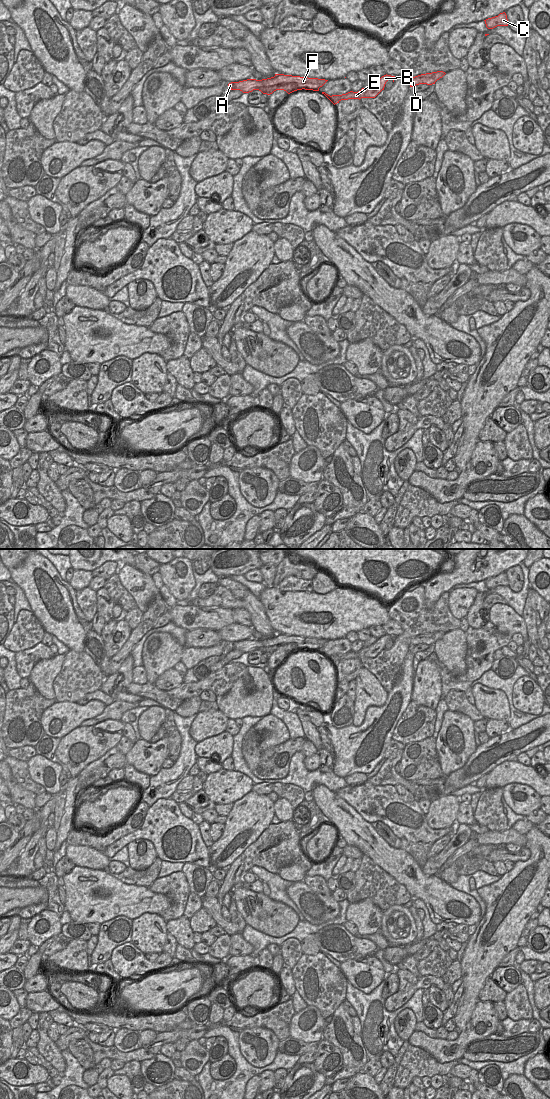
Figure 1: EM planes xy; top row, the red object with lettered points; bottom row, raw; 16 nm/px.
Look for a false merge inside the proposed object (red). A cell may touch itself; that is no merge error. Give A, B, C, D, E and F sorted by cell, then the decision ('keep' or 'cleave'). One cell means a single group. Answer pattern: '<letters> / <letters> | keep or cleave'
A F / B C D E | cleave

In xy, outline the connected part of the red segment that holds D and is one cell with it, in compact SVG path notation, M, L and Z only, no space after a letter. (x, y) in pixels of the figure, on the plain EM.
M437 631L432 633L421 634L411 638L410 647L419 645L419 644L427 644L432 645L435 644L437 640L442 638L446 633L443 631Z

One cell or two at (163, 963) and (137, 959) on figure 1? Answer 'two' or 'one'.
one

